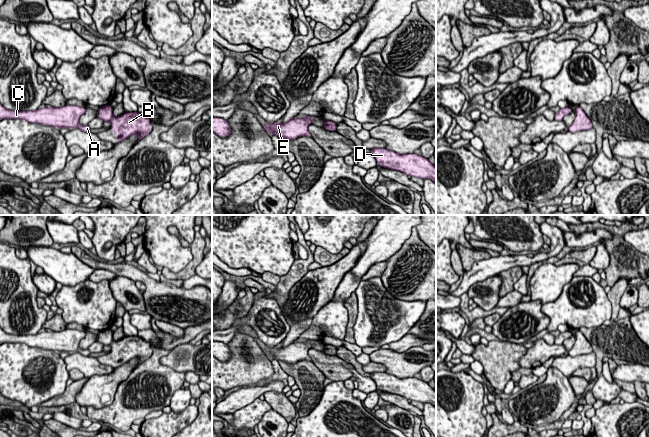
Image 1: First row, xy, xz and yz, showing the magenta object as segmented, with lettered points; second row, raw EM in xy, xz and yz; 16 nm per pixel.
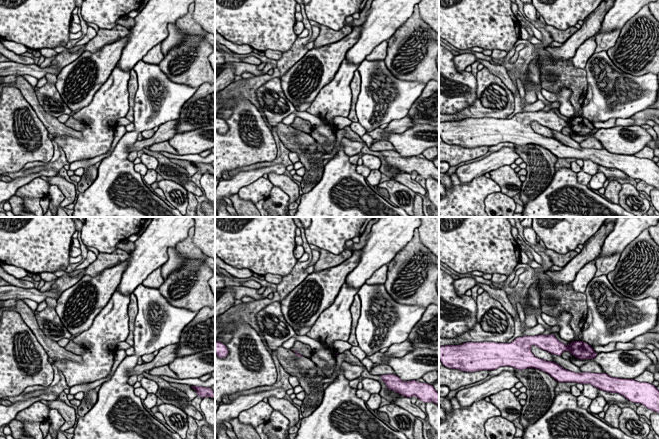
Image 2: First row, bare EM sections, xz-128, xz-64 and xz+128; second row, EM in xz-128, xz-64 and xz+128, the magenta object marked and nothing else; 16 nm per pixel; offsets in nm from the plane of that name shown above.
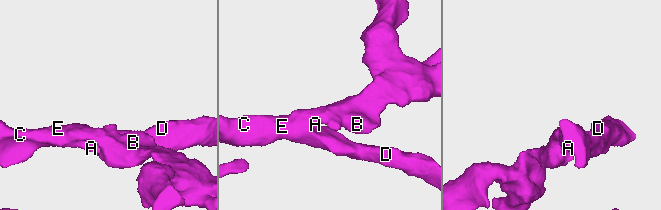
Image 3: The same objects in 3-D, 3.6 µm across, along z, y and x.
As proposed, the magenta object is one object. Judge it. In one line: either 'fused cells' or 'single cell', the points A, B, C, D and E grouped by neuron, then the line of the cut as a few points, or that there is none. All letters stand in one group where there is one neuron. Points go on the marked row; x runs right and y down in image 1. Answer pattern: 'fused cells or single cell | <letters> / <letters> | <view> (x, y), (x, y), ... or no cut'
single cell | A B C D E | no cut

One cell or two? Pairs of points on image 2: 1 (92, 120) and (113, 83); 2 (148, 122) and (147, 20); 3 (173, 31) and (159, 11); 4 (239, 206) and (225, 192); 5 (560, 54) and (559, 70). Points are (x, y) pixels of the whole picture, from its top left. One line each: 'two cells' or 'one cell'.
1: one cell
2: two cells
3: two cells
4: two cells
5: two cells

